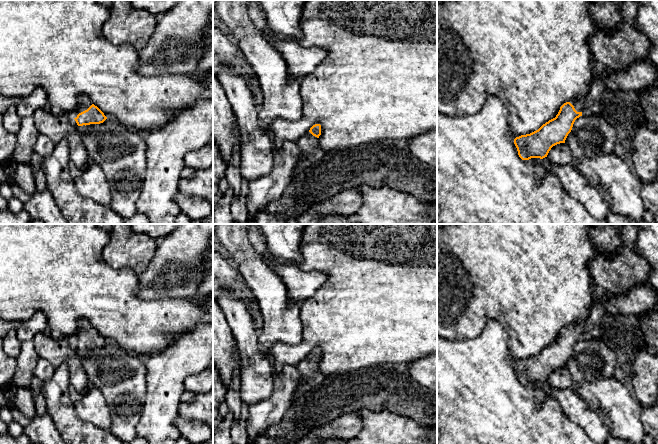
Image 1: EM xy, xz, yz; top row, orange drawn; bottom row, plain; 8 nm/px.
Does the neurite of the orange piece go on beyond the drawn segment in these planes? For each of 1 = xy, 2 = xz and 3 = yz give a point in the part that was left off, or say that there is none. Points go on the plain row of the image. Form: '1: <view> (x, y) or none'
1: xy (84, 327)
2: xz (311, 376)
3: yz (610, 276)

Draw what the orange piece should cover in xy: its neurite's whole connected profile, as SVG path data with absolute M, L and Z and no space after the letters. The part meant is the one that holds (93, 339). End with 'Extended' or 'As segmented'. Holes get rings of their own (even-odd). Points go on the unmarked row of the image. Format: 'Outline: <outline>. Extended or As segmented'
Outline: M85 319L79 322L78 331L73 342L78 350L100 348L107 343L104 337Z. Extended

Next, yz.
Outline: M623 224L619 233L621 246L616 255L610 257L608 253L599 250L589 262L592 305L588 318L583 324L564 327L556 341L538 354L516 361L514 368L522 384L543 383L553 370L565 367L577 342L600 337L600 322L606 312L608 300L647 283L651 267L635 251L638 229L634 224Z. Extended

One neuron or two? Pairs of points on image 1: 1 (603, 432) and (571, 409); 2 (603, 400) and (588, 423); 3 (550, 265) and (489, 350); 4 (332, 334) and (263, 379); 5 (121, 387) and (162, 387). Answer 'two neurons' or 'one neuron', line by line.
1: one neuron
2: two neurons
3: two neurons
4: two neurons
5: two neurons

